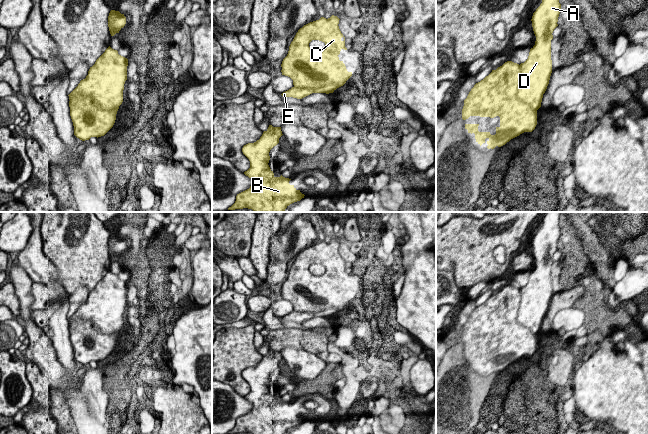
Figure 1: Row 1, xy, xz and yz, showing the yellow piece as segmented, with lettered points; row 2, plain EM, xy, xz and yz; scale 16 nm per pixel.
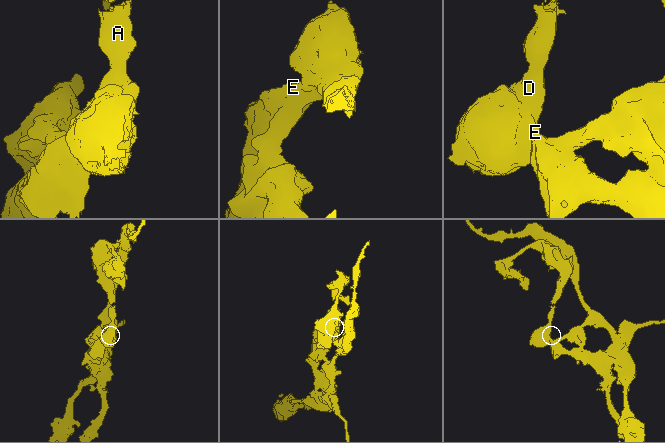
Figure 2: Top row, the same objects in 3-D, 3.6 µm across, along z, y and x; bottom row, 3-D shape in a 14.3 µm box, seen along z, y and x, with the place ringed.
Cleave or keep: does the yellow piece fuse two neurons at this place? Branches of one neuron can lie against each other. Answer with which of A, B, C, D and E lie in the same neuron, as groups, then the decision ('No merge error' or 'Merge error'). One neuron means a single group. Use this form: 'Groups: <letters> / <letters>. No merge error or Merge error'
Groups: A D E / B C. Merge error

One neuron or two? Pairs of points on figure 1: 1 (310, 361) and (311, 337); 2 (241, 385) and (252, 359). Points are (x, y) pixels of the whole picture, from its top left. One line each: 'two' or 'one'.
1: two
2: one

